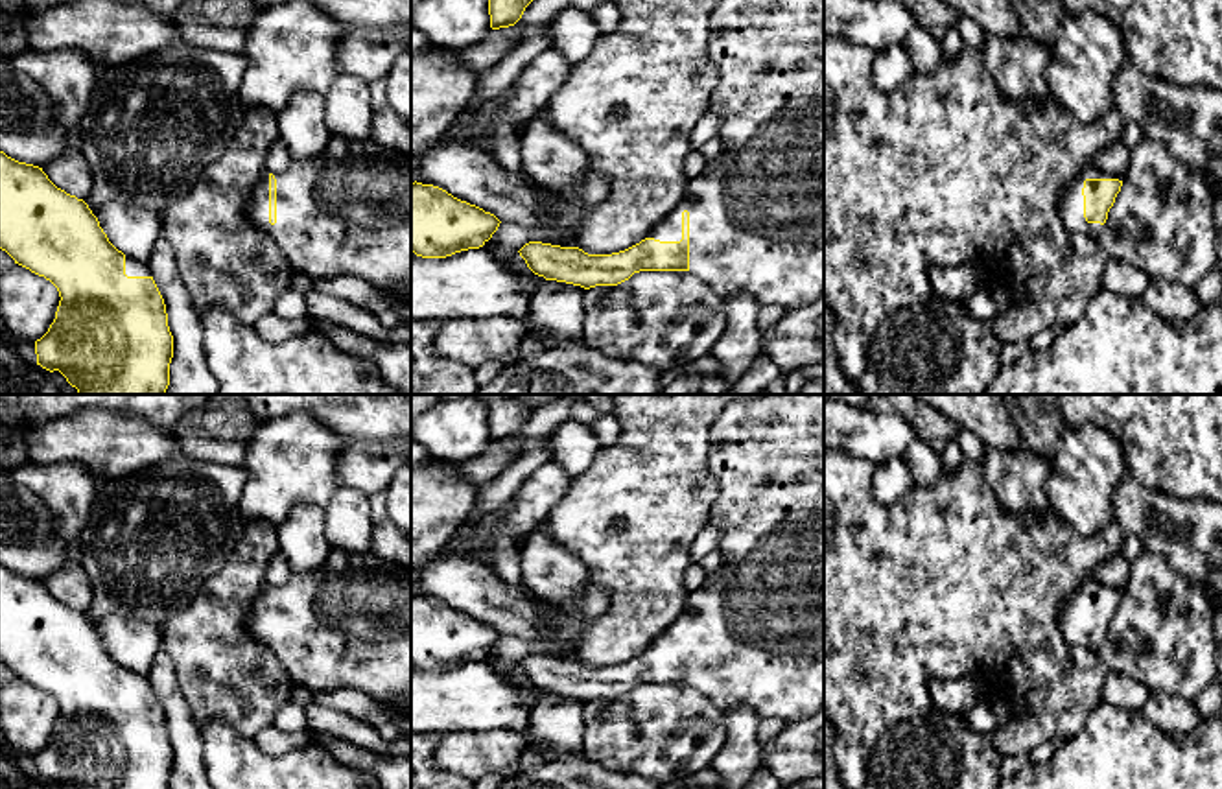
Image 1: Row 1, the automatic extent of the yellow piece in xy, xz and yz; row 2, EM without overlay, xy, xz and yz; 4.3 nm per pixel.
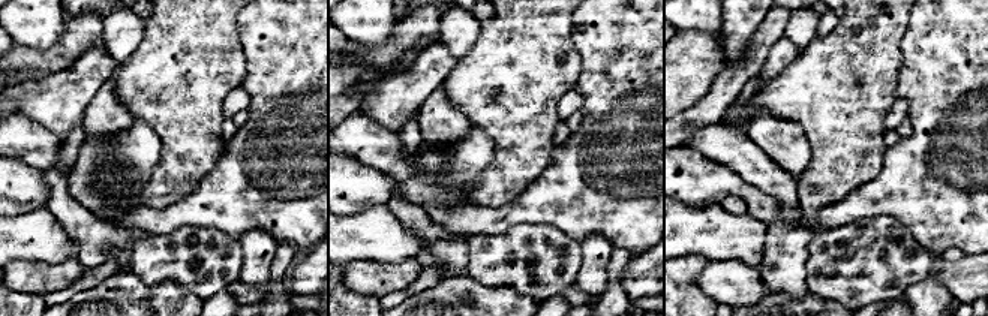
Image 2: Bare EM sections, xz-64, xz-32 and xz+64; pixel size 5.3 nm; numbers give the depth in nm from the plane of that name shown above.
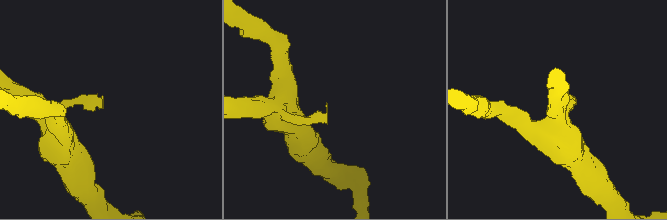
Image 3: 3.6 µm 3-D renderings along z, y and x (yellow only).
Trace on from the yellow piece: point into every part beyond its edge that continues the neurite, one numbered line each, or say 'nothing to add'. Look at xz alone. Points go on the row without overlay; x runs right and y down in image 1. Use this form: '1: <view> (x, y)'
1: xz (756, 625)

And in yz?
1: yz (1071, 614)

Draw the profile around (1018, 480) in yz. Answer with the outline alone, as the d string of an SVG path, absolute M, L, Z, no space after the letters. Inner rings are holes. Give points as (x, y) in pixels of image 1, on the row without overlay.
M1025 446L1017 452L986 448L982 468L988 487L1010 514L1019 516L1027 511L1043 518L1054 514L1047 498L1049 453L1041 455Z

